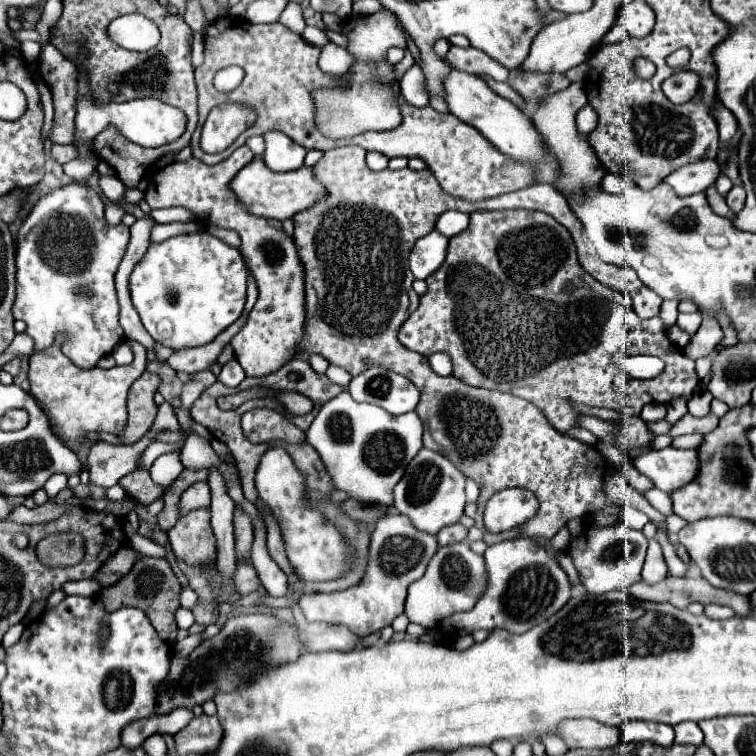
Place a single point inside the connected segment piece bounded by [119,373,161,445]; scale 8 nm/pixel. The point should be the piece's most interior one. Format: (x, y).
(142, 409)

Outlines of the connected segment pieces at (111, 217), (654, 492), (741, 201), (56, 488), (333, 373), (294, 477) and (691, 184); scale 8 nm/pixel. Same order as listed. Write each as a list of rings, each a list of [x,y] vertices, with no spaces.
[[[117,203],[109,205],[109,207],[107,207],[107,223],[109,223],[109,225],[121,223],[121,219],[123,219],[125,213],[127,213],[127,211],[125,211],[121,205],[117,205]]]
[[[647,489],[643,495],[645,495],[647,501],[649,501],[659,513],[663,513],[665,517],[673,513],[673,511],[671,511],[671,499],[669,499],[667,493],[663,493],[663,491],[659,491],[659,489]]]
[[[733,187],[733,189],[727,193],[725,201],[727,201],[727,205],[729,205],[729,209],[731,209],[733,213],[739,213],[739,211],[743,209],[743,205],[745,205],[745,189],[743,189],[743,187]]]
[[[55,473],[47,483],[45,483],[45,491],[49,495],[49,499],[53,499],[61,489],[67,487],[67,475],[63,473]]]
[[[331,365],[331,367],[327,369],[327,377],[329,377],[333,383],[339,383],[341,387],[347,387],[349,381],[351,381],[351,375],[349,375],[345,369],[335,367],[335,365]]]
[[[275,447],[263,455],[255,475],[255,485],[259,491],[259,499],[271,507],[271,513],[275,513],[277,521],[281,523],[285,551],[295,573],[307,581],[329,581],[341,577],[347,569],[347,543],[341,533],[307,503],[307,491],[303,489],[305,479],[287,455],[287,451]]]
[[[703,159],[691,165],[685,165],[665,177],[665,183],[673,187],[673,191],[681,197],[705,191],[719,177],[719,165],[715,159]]]

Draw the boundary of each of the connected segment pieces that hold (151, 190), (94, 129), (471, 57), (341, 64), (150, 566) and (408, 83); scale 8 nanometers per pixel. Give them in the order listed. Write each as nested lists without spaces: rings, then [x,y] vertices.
[[[243,145],[233,155],[217,165],[205,165],[203,161],[189,157],[187,161],[175,161],[155,171],[145,191],[145,201],[151,209],[161,207],[187,207],[203,225],[219,225],[233,229],[241,235],[241,253],[249,263],[249,269],[259,287],[259,299],[249,313],[247,325],[231,339],[235,359],[245,369],[247,377],[261,377],[277,371],[289,359],[295,357],[297,345],[303,337],[305,325],[305,283],[303,265],[297,257],[297,249],[291,237],[283,233],[281,221],[255,217],[247,213],[245,205],[235,197],[229,183],[231,179],[253,161],[253,151]]]
[[[79,69],[79,97],[77,97],[77,117],[75,117],[75,141],[79,159],[91,159],[91,145],[87,145],[93,137],[97,137],[105,127],[115,125],[125,137],[131,137],[133,143],[143,147],[159,147],[165,143],[173,143],[185,131],[185,115],[177,107],[165,105],[159,99],[135,99],[127,103],[107,103],[97,105],[91,99],[87,79],[83,81],[83,73]]]
[[[451,45],[446,60],[458,70],[477,76],[488,75],[493,77],[495,81],[507,81],[507,75],[509,75],[509,71],[501,63],[493,61],[483,51],[471,46],[461,48]]]
[[[327,43],[327,55],[321,55],[318,65],[325,73],[343,75],[351,67],[351,63],[353,63],[351,59],[353,57],[343,47],[339,47],[335,43]]]
[[[143,555],[135,563],[135,567],[129,571],[129,575],[121,577],[115,585],[101,589],[99,597],[101,597],[107,611],[115,611],[121,607],[143,609],[147,613],[149,621],[153,623],[155,631],[159,633],[159,637],[167,643],[175,643],[175,637],[177,637],[175,609],[179,607],[179,593],[181,593],[181,585],[179,585],[179,579],[175,577],[171,565],[165,559],[155,559],[155,557]]]
[[[413,65],[405,71],[405,75],[399,81],[399,87],[401,87],[401,93],[407,103],[411,103],[415,107],[427,107],[429,97],[423,89],[423,73],[421,73],[419,65]]]

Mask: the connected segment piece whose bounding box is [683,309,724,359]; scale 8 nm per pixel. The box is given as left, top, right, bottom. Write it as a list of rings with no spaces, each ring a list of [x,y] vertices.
[[[698,309],[701,314],[702,323],[699,331],[691,337],[691,343],[683,349],[687,357],[699,359],[707,357],[724,338],[724,333],[720,328],[718,321],[709,317],[702,309]]]

